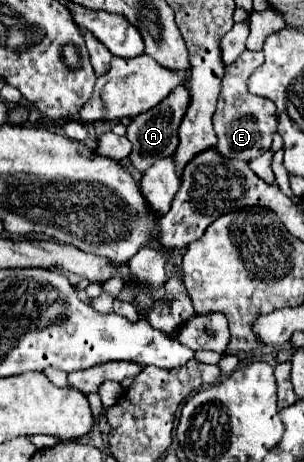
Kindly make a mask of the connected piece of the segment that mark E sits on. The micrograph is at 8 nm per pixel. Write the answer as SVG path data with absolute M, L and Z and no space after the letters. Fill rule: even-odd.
M243 51L235 63L225 69L225 77L221 81L221 93L217 99L217 109L213 113L213 129L217 135L217 153L227 159L251 161L263 155L271 147L271 135L277 125L275 105L267 97L257 97L247 91L249 75L263 63L263 53Z

